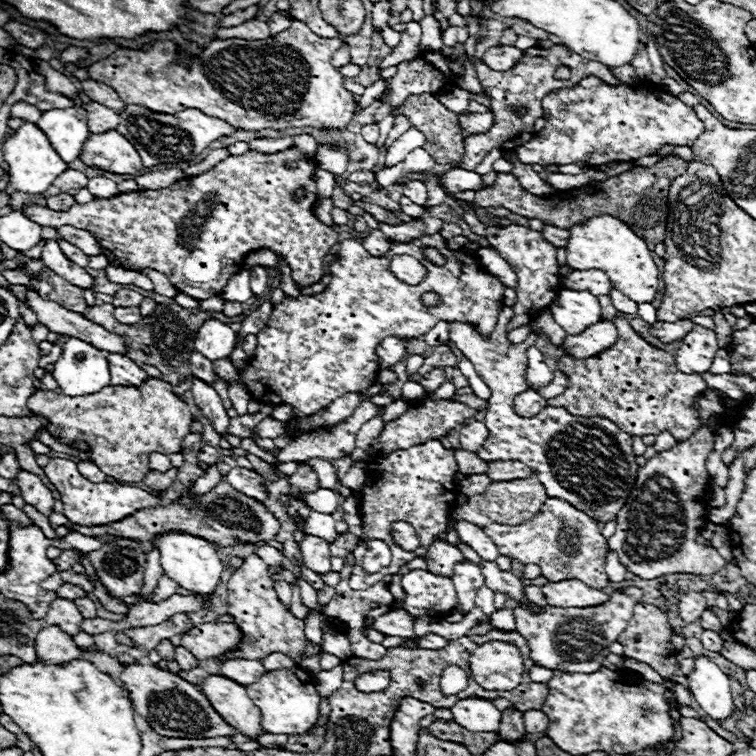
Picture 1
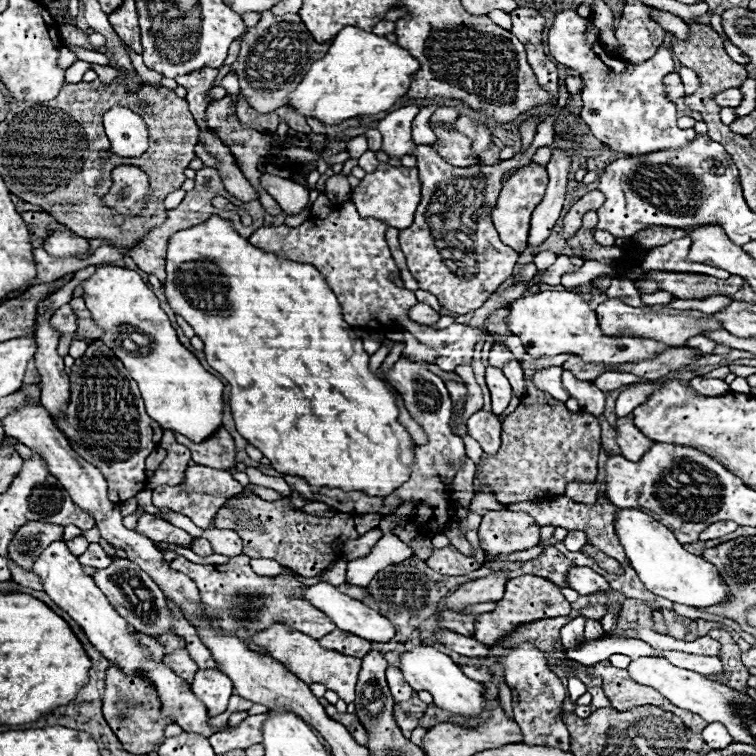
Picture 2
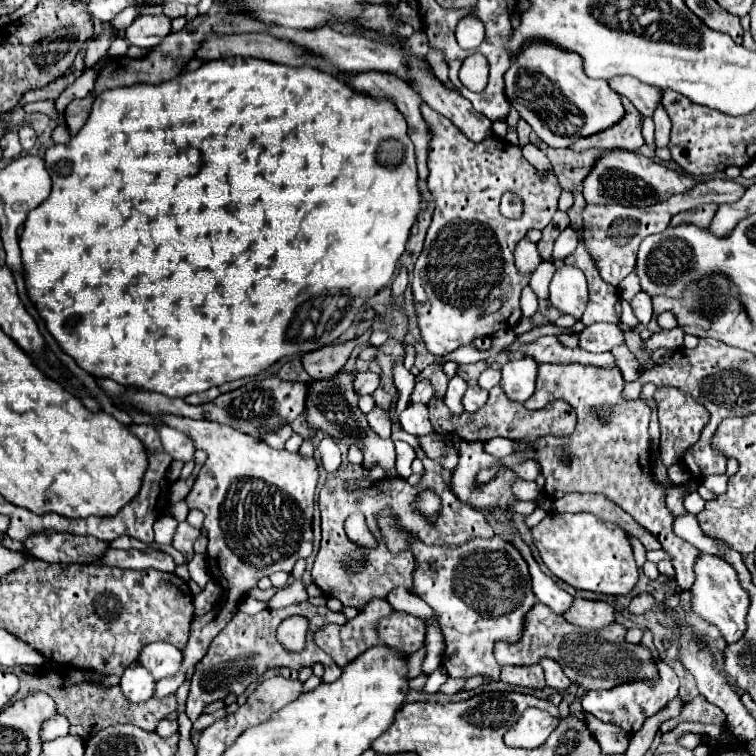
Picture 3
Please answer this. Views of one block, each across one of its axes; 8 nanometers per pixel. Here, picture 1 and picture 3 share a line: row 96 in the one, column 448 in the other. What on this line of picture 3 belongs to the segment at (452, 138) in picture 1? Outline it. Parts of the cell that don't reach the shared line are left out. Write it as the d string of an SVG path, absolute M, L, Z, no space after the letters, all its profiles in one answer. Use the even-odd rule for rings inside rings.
M494 386L490 390L490 398L486 402L486 406L480 408L478 412L474 412L474 414L462 412L460 416L452 416L448 412L448 406L444 404L444 398L438 398L438 396L432 396L432 400L428 402L428 408L430 408L430 420L432 420L432 426L434 426L434 432L444 434L444 436L456 432L456 436L460 436L460 438L466 436L466 438L470 438L470 442L474 442L474 434L480 434L478 440L486 440L482 434L488 434L488 432L492 436L502 436L502 438L510 438L510 440L536 438L536 436L548 436L548 434L570 436L570 432L574 432L574 426L576 426L576 414L564 400L556 400L542 410L532 410L530 412L522 404L516 404L516 402L508 400L508 396L504 394L504 390L500 386Z

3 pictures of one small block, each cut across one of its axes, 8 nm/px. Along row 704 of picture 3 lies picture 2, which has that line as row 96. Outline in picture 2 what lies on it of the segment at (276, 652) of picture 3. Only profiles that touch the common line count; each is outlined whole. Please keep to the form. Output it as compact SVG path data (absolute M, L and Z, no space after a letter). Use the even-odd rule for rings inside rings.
M200 68L200 70L188 72L180 78L176 78L176 82L188 90L186 100L190 104L190 112L202 130L208 130L208 126L204 122L204 112L210 104L208 90L212 88L214 80L216 80L216 70L212 70L212 68Z

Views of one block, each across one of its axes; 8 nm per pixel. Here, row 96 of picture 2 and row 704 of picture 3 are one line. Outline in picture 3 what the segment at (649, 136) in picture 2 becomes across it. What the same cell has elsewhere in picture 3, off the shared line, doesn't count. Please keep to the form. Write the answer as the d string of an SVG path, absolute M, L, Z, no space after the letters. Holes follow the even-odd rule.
M656 660L658 666L658 680L646 680L646 682L632 682L632 684L620 684L616 688L610 690L590 690L584 698L582 698L582 708L584 712L596 716L602 722L610 722L620 726L622 730L626 730L628 734L634 734L642 728L644 720L654 716L658 710L662 710L670 700L674 700L678 696L678 676L676 672L664 662L664 660Z

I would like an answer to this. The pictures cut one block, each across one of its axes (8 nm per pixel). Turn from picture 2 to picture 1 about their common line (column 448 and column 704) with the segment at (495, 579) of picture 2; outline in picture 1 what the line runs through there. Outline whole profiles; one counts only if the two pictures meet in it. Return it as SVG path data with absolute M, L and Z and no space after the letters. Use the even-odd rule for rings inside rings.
M686 592L684 596L680 596L680 602L678 602L678 612L680 612L680 618L684 622L696 622L700 620L702 612L706 610L706 598L702 592Z

